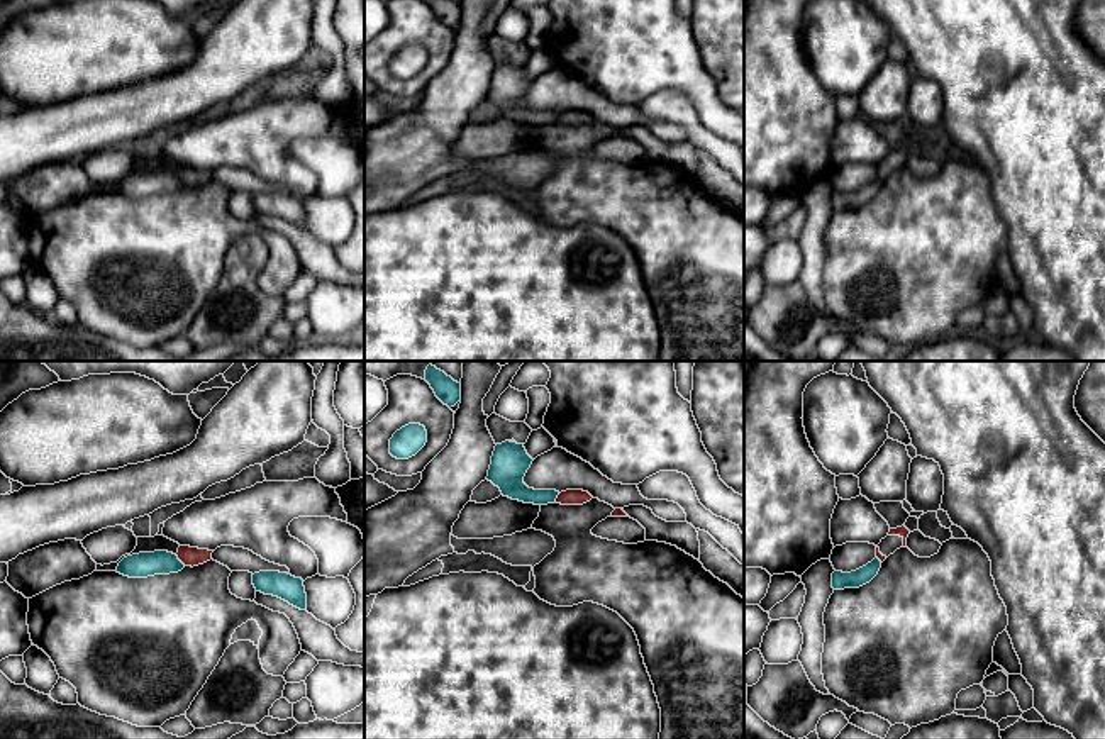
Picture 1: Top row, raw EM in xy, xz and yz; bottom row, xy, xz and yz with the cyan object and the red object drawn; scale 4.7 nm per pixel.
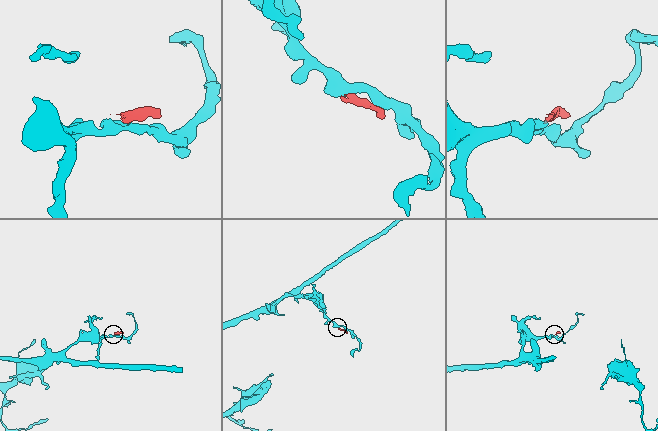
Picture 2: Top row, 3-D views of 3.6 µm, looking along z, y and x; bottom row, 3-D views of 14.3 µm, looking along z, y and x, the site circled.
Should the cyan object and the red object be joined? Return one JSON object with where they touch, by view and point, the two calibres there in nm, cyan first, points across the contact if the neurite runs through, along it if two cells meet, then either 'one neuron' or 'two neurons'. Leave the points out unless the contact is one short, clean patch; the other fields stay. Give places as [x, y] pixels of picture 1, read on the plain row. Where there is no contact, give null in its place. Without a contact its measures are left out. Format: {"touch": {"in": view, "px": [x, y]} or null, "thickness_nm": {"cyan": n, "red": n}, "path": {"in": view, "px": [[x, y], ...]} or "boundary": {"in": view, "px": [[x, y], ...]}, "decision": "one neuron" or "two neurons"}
{"touch": {"in": "xy", "px": [178, 180]}, "thickness_nm": {"cyan": 120, "red": 100}, "boundary": {"in": "xy", "px": [[175, 175], [185, 185]]}, "decision": "two neurons"}

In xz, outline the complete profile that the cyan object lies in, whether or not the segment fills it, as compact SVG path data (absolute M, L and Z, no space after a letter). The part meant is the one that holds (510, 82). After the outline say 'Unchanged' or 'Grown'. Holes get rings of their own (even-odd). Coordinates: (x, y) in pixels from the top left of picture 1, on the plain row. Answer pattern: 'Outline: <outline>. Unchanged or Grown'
Outline: M505 61L495 66L486 100L500 108L503 117L524 124L554 124L559 112L534 110L524 103L524 97L532 85L524 64Z. Unchanged

